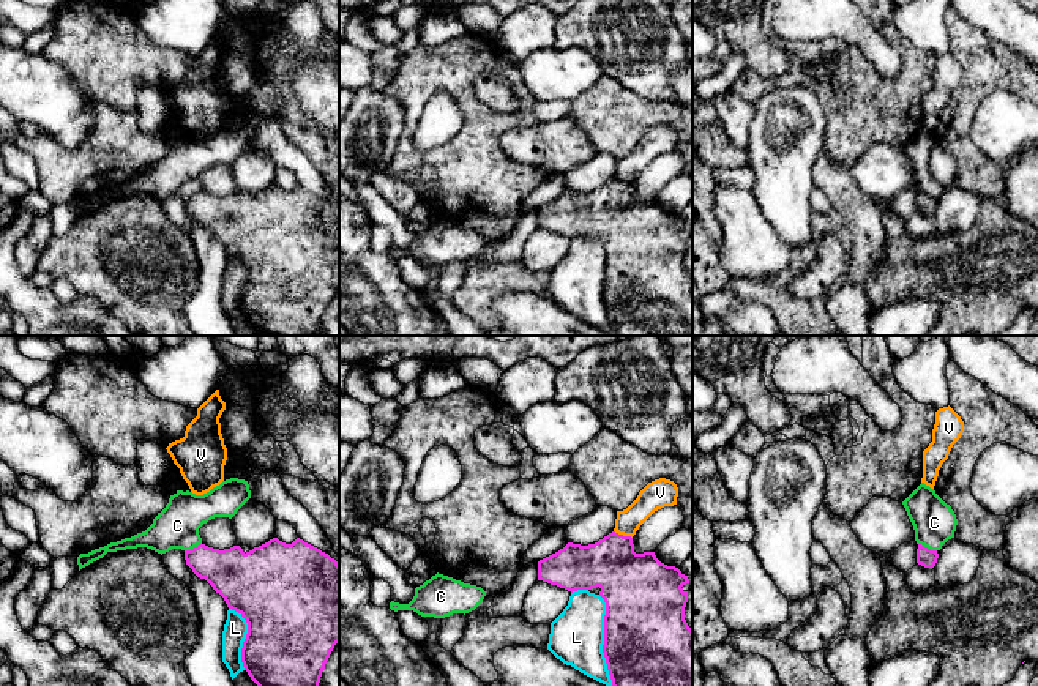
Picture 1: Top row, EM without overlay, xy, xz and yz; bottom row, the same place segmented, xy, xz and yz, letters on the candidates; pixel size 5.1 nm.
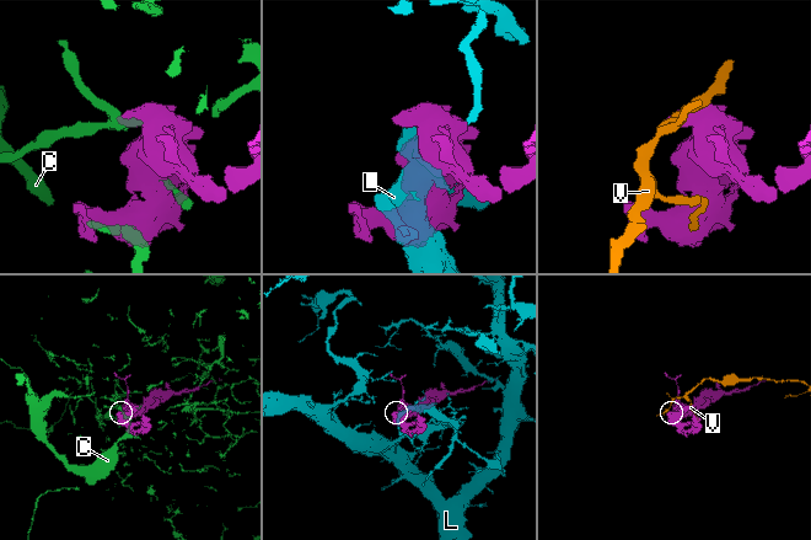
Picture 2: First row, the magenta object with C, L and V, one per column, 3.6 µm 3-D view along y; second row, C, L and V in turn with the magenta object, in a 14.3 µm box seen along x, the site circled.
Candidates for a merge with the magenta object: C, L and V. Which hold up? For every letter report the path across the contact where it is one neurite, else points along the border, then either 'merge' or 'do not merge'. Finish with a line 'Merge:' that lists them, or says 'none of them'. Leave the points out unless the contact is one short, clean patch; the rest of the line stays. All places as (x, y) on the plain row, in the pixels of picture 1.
C: do not merge
L: do not merge
V: do not merge
Merge: none of them

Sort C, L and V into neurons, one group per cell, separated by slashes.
C L / V

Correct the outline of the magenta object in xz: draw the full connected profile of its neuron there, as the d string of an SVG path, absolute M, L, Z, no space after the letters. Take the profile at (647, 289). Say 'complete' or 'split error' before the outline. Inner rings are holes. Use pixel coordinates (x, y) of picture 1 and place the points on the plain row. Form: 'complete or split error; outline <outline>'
complete; outline M612 178L595 191L568 189L540 207L538 227L571 240L601 235L599 243L606 249L603 300L615 336L693 336L693 276L685 267L688 238L681 235L689 226L678 214L661 210L655 199L636 200L631 183Z

